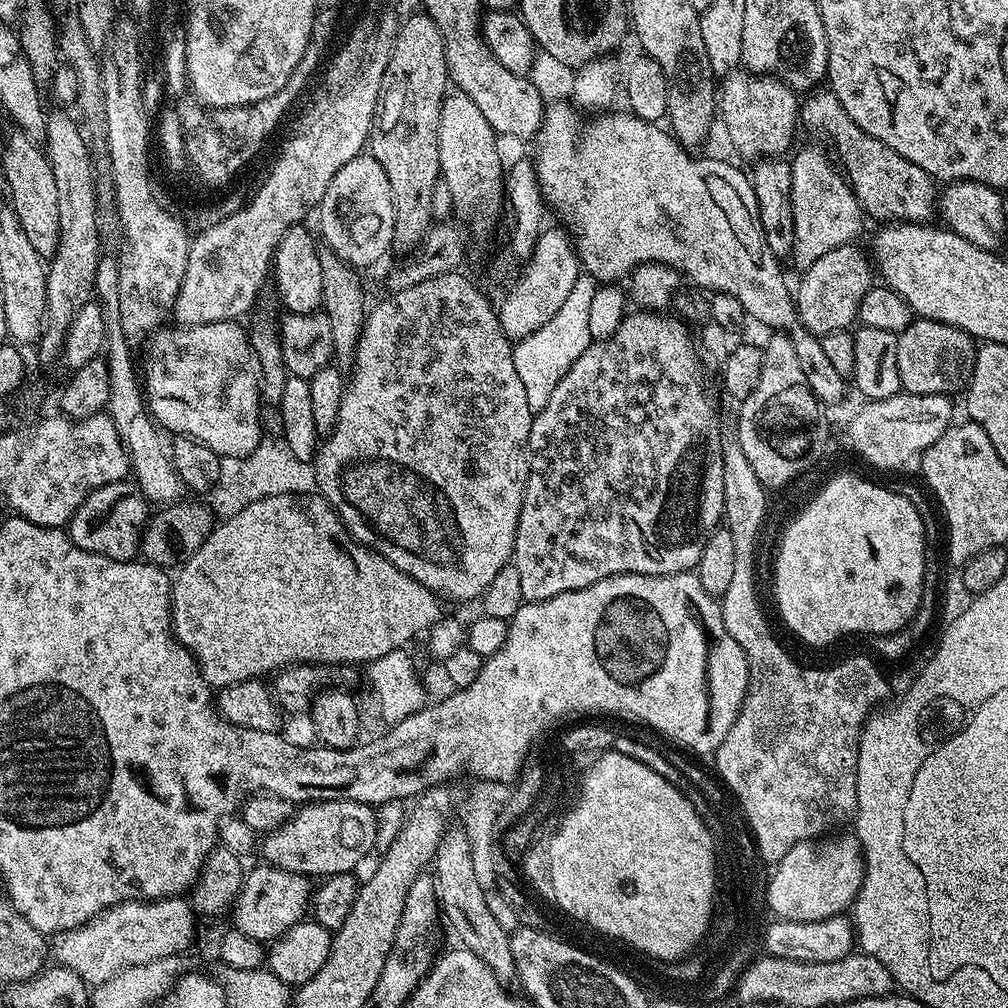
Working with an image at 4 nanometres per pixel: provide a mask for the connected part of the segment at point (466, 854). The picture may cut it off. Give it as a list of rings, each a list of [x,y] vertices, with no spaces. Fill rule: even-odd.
[[[452,826],[444,833],[434,861],[436,898],[440,902],[443,919],[448,919],[449,926],[456,931],[456,936],[460,939],[457,941],[474,954],[478,954],[478,958],[486,962],[494,978],[508,986],[516,980],[514,954],[510,950],[510,933],[502,930],[502,925],[495,920],[494,914],[490,914],[490,906],[486,906],[486,888],[475,878],[471,846],[463,827]]]

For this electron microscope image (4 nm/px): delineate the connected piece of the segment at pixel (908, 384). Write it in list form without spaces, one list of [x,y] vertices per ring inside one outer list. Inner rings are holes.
[[[913,319],[896,337],[898,378],[903,391],[915,396],[948,396],[959,393],[972,374],[977,345],[968,333],[937,320]]]

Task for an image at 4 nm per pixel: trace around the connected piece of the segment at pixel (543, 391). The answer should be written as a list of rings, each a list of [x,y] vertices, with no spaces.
[[[582,274],[574,282],[574,290],[566,297],[566,302],[546,322],[546,326],[538,326],[534,334],[515,341],[512,349],[514,370],[518,370],[518,378],[526,390],[526,402],[530,402],[533,413],[540,412],[546,402],[550,402],[550,394],[554,394],[554,386],[562,382],[566,370],[574,366],[574,362],[592,345],[594,337],[590,334],[590,302],[594,298],[597,281],[592,276]]]

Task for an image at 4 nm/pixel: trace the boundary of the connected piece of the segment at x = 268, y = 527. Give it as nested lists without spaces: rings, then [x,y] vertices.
[[[292,491],[267,496],[260,501],[250,502],[245,509],[233,516],[221,519],[213,527],[212,532],[198,547],[196,553],[179,565],[177,576],[172,585],[172,633],[176,641],[192,655],[200,668],[202,678],[213,689],[225,688],[228,684],[237,684],[247,680],[267,677],[275,674],[281,668],[290,668],[293,664],[362,664],[368,666],[372,661],[381,658],[391,651],[398,651],[408,646],[416,635],[427,633],[428,629],[441,619],[441,597],[422,586],[410,574],[398,570],[386,557],[380,556],[373,548],[359,544],[348,532],[346,525],[340,521],[340,515],[330,507],[328,501],[319,494],[312,492]]]

